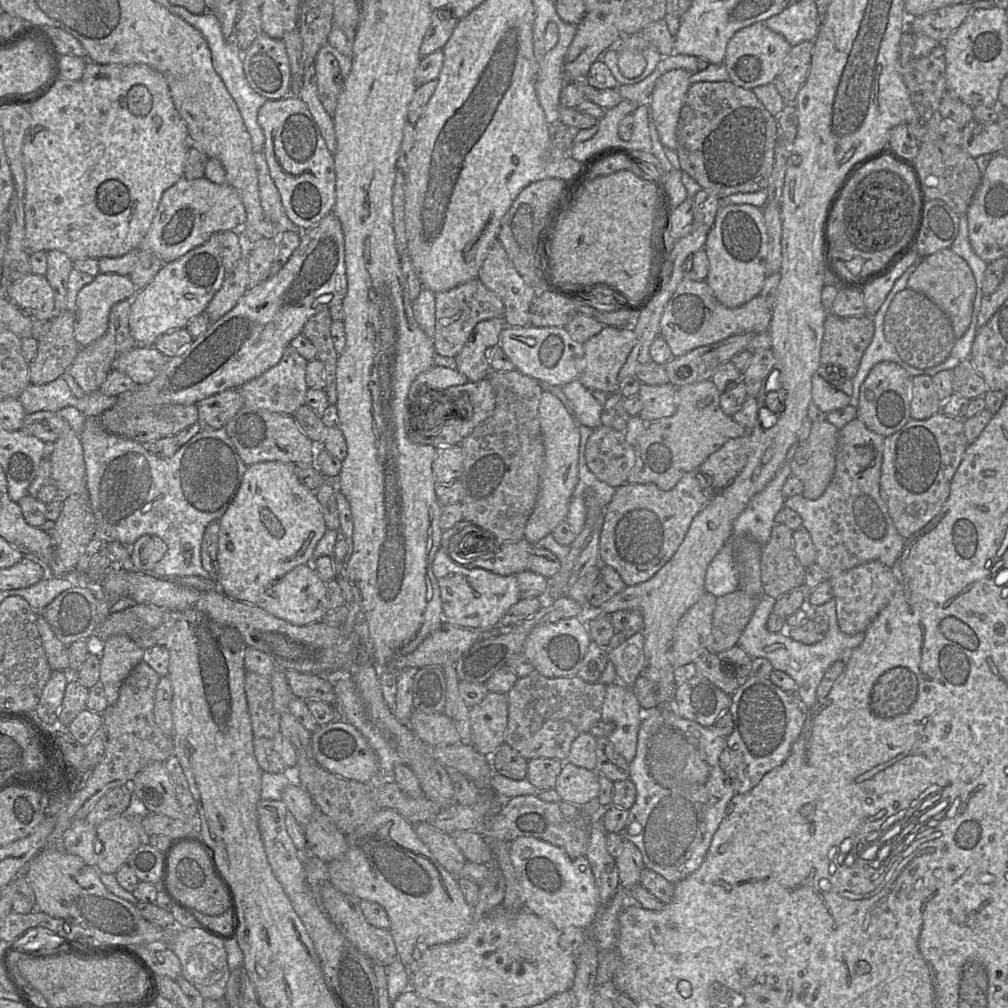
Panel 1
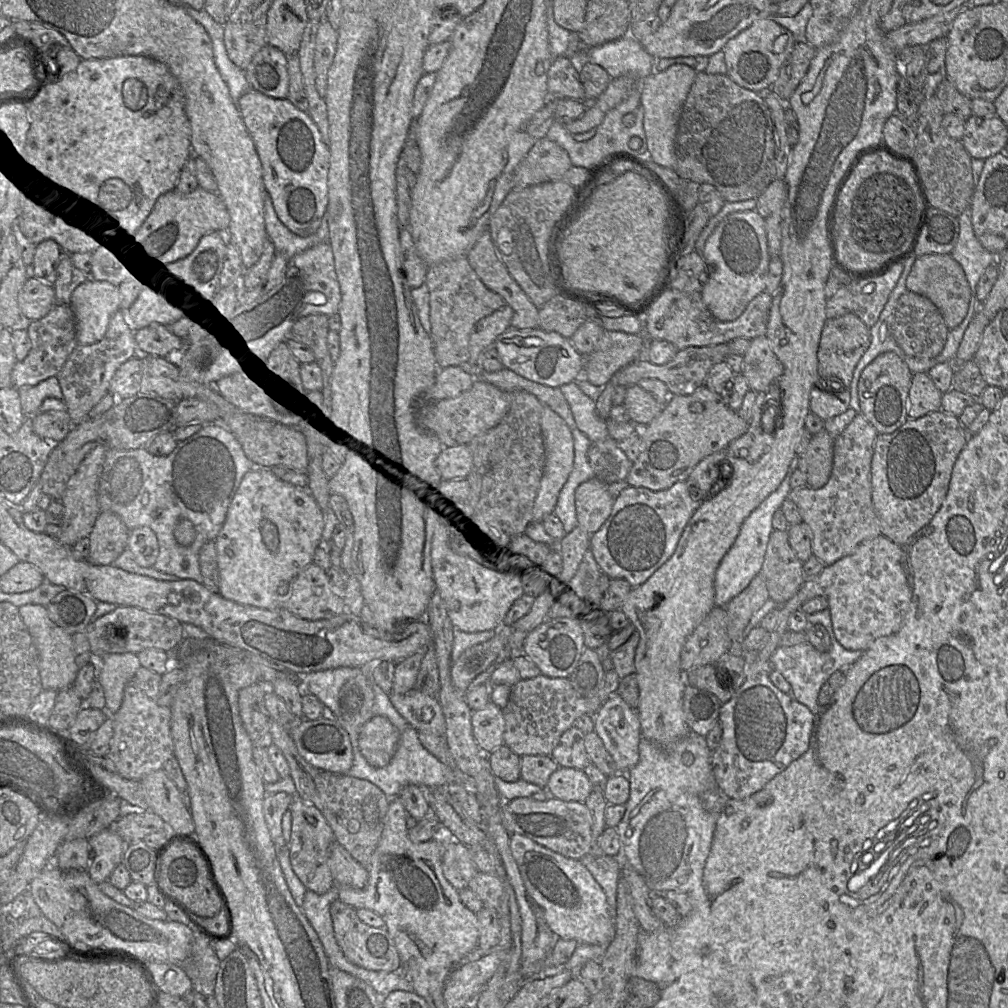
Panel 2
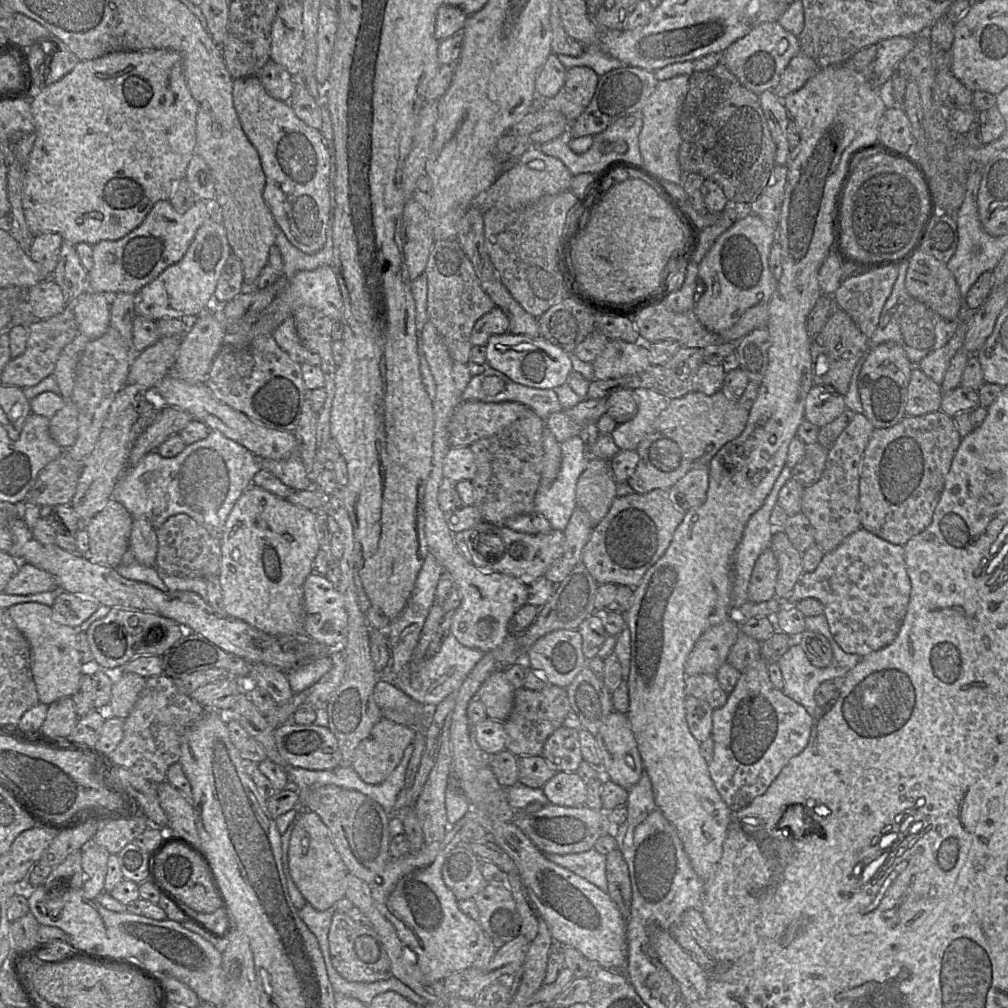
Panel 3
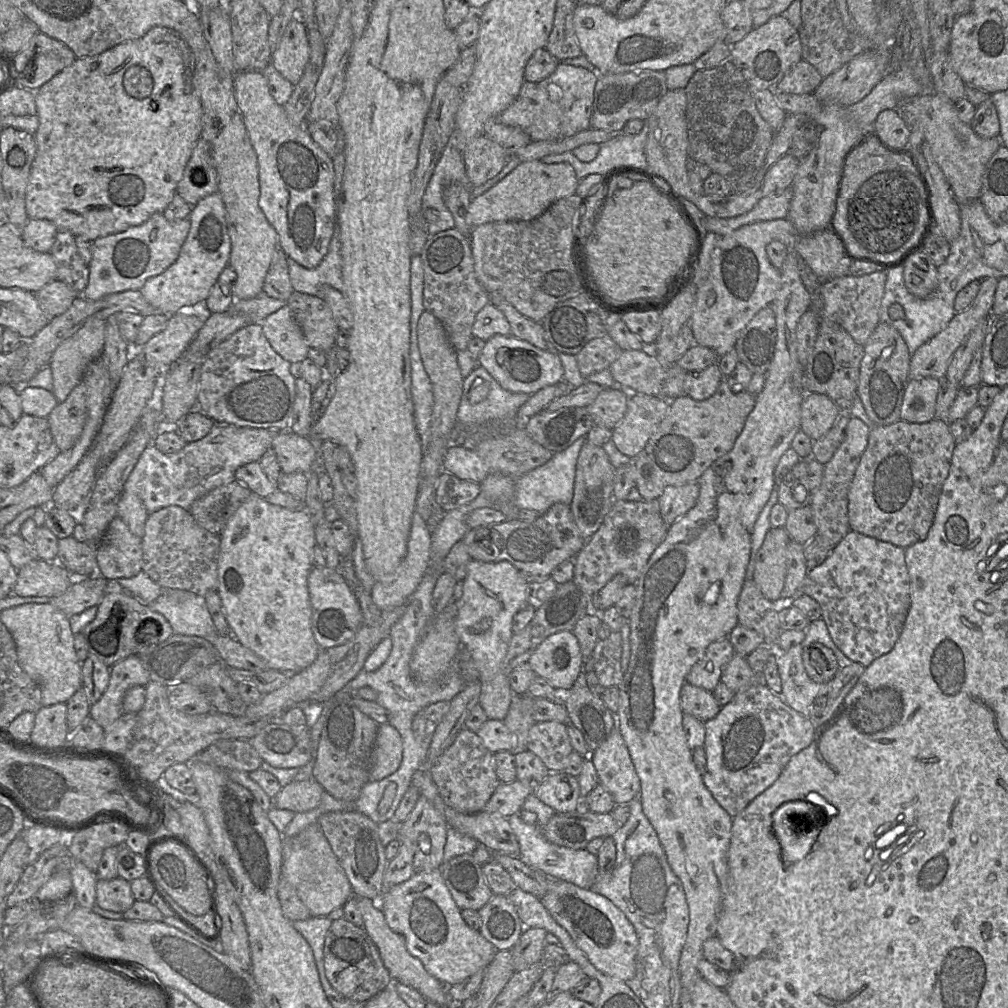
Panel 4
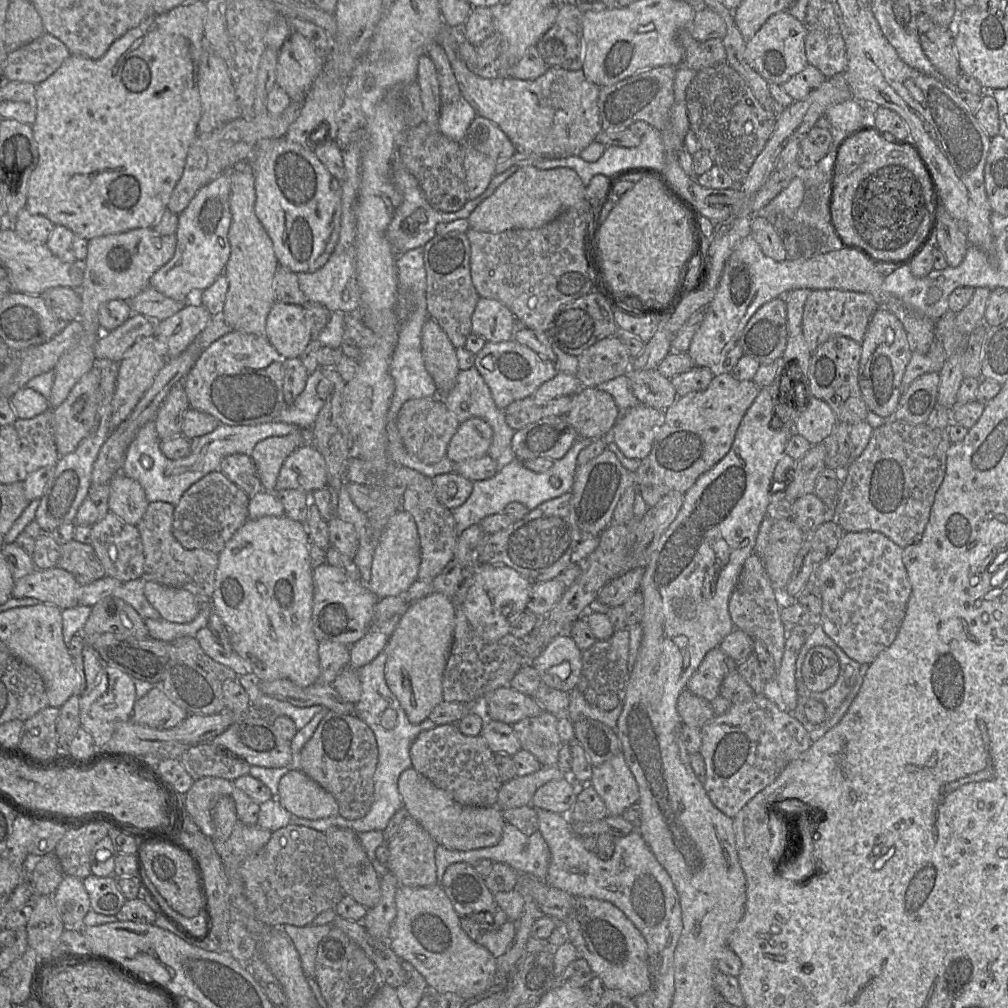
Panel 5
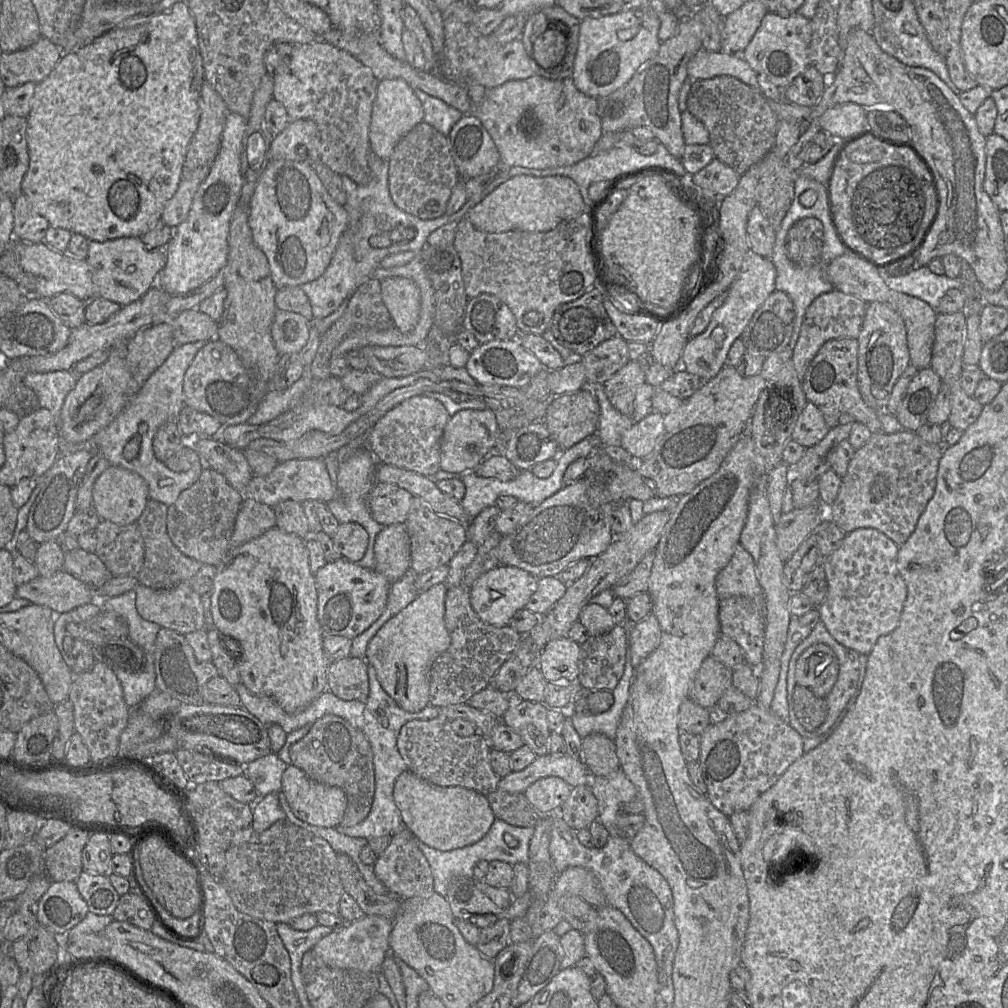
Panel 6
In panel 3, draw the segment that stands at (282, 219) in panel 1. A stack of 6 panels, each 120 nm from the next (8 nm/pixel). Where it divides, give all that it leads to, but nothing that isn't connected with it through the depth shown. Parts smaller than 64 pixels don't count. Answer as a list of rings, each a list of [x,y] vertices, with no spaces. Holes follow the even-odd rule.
[[[332,210],[323,248],[315,254],[306,254],[294,247],[276,224],[275,245],[279,248],[283,260],[283,276],[288,283],[298,272],[312,271],[333,264],[333,238],[331,229]]]

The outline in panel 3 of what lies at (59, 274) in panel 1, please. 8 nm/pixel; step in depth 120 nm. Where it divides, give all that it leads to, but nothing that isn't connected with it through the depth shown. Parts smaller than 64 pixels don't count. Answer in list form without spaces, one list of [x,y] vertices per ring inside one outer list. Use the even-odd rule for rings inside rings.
[[[43,233],[33,237],[29,255],[47,277],[53,273],[63,239],[57,233]]]

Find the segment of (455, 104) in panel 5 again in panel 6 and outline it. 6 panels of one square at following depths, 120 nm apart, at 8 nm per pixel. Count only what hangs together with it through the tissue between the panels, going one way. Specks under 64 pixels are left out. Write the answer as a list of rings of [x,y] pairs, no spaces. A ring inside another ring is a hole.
[[[420,89],[413,90],[423,105],[423,121],[433,125],[438,131],[448,136],[451,128],[463,116],[463,113]]]

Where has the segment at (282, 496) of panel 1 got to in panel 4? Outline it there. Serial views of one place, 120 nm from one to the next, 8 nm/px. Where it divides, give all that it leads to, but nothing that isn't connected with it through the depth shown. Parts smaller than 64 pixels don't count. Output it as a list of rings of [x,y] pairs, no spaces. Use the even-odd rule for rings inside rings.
[[[252,493],[233,513],[220,533],[217,593],[231,633],[242,645],[263,659],[269,669],[296,674],[317,658],[319,645],[312,633],[308,575],[316,545],[314,525],[306,510],[289,510],[273,505]]]

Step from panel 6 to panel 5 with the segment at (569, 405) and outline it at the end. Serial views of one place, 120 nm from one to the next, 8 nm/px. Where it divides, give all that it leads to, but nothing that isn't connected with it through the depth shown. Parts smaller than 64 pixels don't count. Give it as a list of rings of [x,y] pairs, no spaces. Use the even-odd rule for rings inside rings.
[[[580,387],[573,395],[566,418],[579,438],[610,439],[611,430],[620,419],[620,410],[608,392],[597,387]]]

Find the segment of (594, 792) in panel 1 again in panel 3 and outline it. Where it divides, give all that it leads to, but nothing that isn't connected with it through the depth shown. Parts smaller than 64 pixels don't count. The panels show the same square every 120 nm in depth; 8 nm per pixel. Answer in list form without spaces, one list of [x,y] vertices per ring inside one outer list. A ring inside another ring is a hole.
[[[557,772],[542,788],[543,793],[553,805],[562,807],[584,806],[587,788],[575,773]]]

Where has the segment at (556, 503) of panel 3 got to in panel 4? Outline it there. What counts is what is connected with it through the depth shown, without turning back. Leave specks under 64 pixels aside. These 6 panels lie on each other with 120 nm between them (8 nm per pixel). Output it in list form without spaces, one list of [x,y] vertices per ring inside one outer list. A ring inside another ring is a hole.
[[[579,437],[570,446],[560,452],[554,452],[544,464],[515,480],[512,503],[518,509],[530,509],[539,514],[545,513],[552,505],[562,503],[569,505],[573,499],[576,464],[585,437]]]

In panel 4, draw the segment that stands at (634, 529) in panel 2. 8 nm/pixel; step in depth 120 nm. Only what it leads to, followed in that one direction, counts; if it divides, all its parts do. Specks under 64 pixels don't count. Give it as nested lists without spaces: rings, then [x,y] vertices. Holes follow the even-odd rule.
[[[657,500],[614,501],[599,529],[585,542],[573,559],[572,581],[585,595],[592,597],[614,576],[624,575],[635,584],[651,555],[666,537],[667,526]]]

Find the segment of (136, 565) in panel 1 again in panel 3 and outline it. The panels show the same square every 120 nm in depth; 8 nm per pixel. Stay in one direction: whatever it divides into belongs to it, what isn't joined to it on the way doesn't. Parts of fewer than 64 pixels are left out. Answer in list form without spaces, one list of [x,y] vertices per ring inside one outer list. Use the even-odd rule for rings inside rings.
[[[133,518],[129,547],[136,562],[147,567],[155,567],[157,554],[156,530],[144,518]]]

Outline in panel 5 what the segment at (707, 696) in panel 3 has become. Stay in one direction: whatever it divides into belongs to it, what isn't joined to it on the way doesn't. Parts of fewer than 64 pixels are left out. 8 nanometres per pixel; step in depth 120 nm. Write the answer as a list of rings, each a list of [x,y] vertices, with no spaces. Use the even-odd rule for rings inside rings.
[[[684,689],[678,698],[678,713],[684,725],[701,729],[715,714],[711,702]]]

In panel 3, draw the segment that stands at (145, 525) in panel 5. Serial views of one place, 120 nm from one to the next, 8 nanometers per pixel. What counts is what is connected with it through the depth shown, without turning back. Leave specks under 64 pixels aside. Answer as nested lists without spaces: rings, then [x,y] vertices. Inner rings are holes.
[[[187,514],[169,517],[157,530],[155,568],[180,578],[204,578],[218,575],[221,561],[221,540],[211,535]]]

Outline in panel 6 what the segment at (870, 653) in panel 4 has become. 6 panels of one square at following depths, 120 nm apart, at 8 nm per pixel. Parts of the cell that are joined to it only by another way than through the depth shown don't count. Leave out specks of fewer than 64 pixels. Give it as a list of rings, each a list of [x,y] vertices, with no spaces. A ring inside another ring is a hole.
[[[858,528],[845,535],[841,545],[822,559],[828,591],[818,607],[820,621],[832,637],[843,646],[859,654],[869,654],[877,640],[892,632],[899,624],[907,586],[897,568],[897,546],[885,534],[874,528]]]

